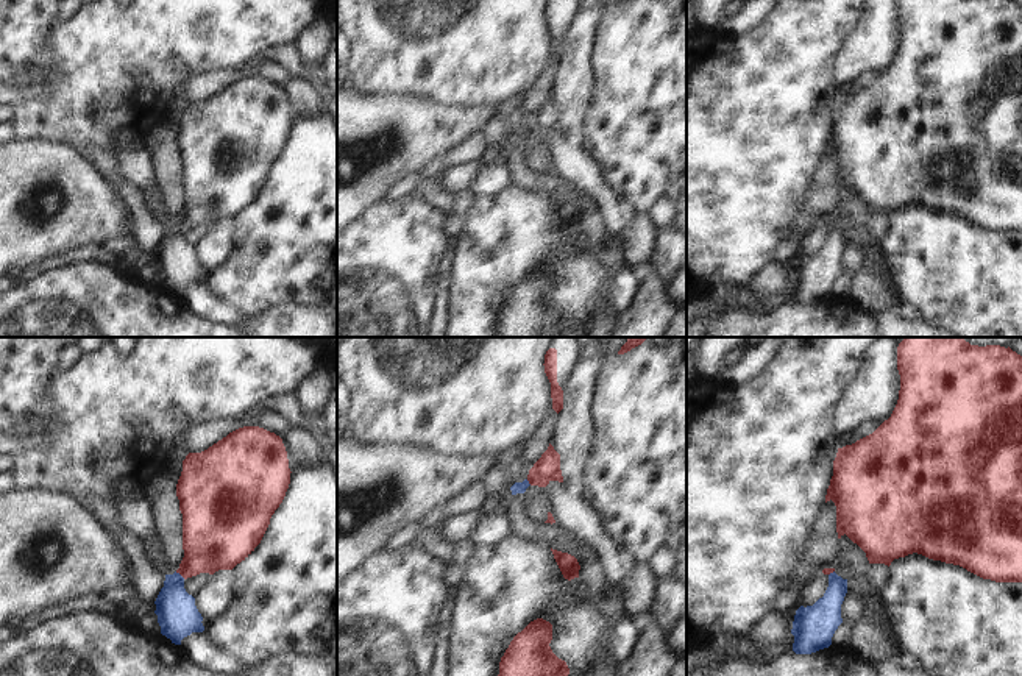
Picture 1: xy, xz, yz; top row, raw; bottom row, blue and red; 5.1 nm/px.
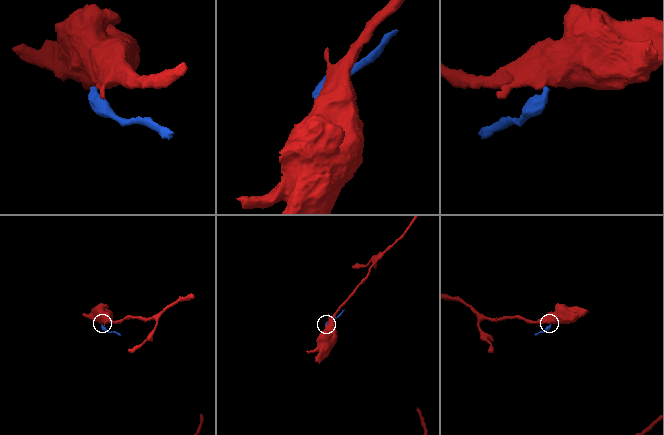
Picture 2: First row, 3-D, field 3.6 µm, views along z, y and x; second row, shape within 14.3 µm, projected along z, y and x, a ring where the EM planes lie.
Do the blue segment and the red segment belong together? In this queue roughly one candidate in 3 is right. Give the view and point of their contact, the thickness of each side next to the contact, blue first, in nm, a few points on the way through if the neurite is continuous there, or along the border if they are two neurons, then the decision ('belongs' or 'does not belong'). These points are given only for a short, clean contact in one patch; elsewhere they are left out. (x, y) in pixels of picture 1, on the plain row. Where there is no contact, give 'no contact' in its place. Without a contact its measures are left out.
meets blue in xy at (178, 224); 220 nm thick on the blue side, 320 nm on the other; border along xy (175, 222), (184, 228); does not belong

